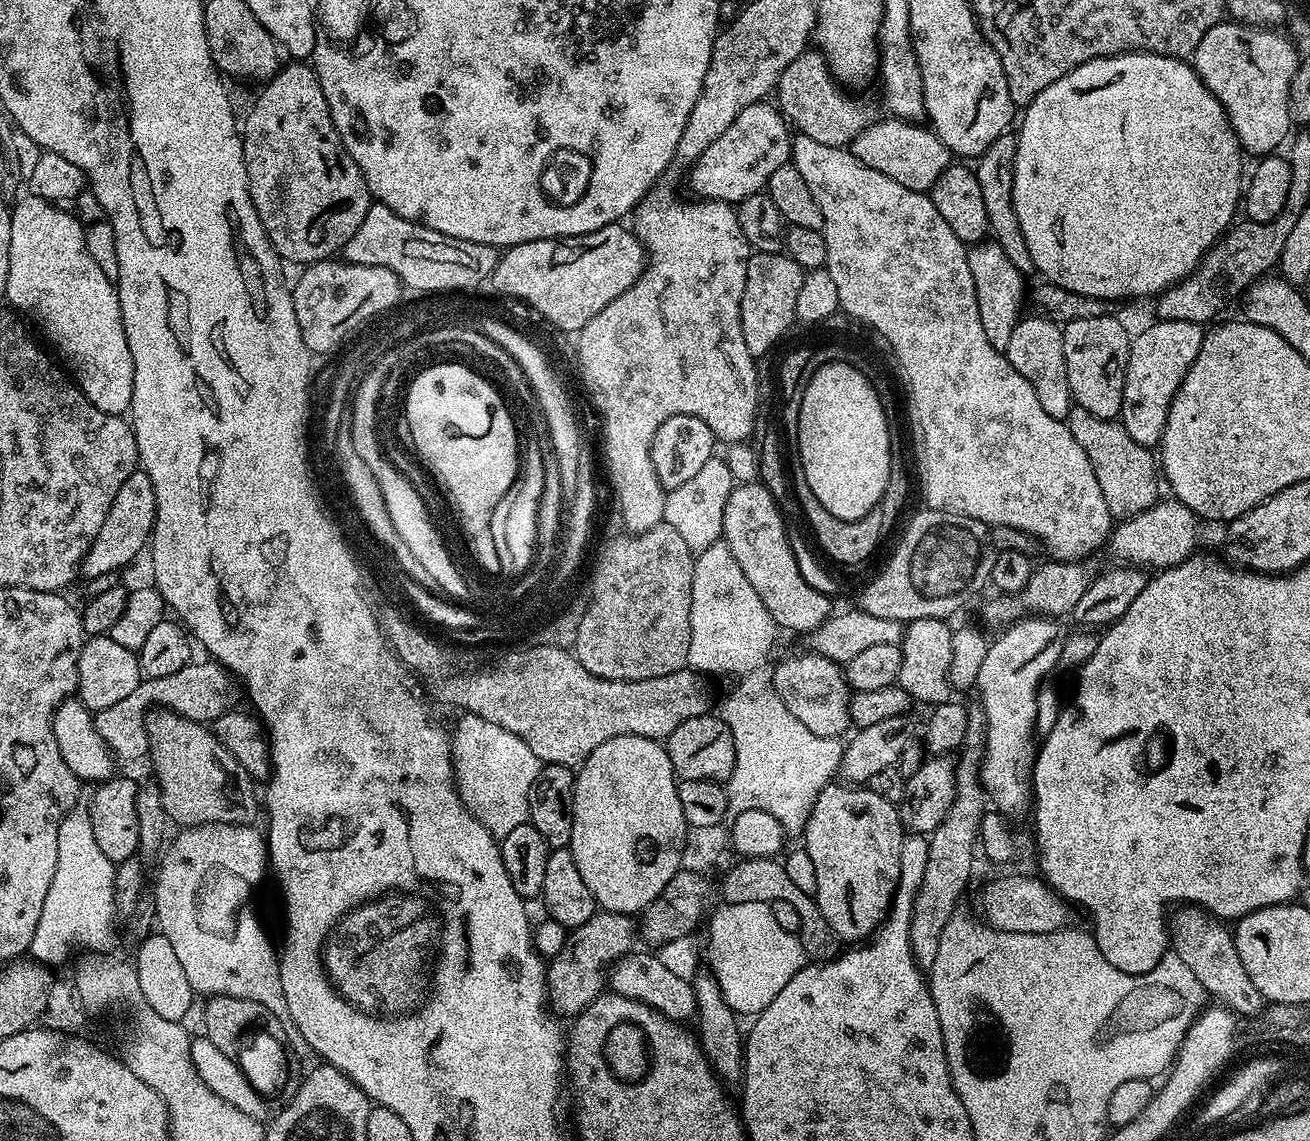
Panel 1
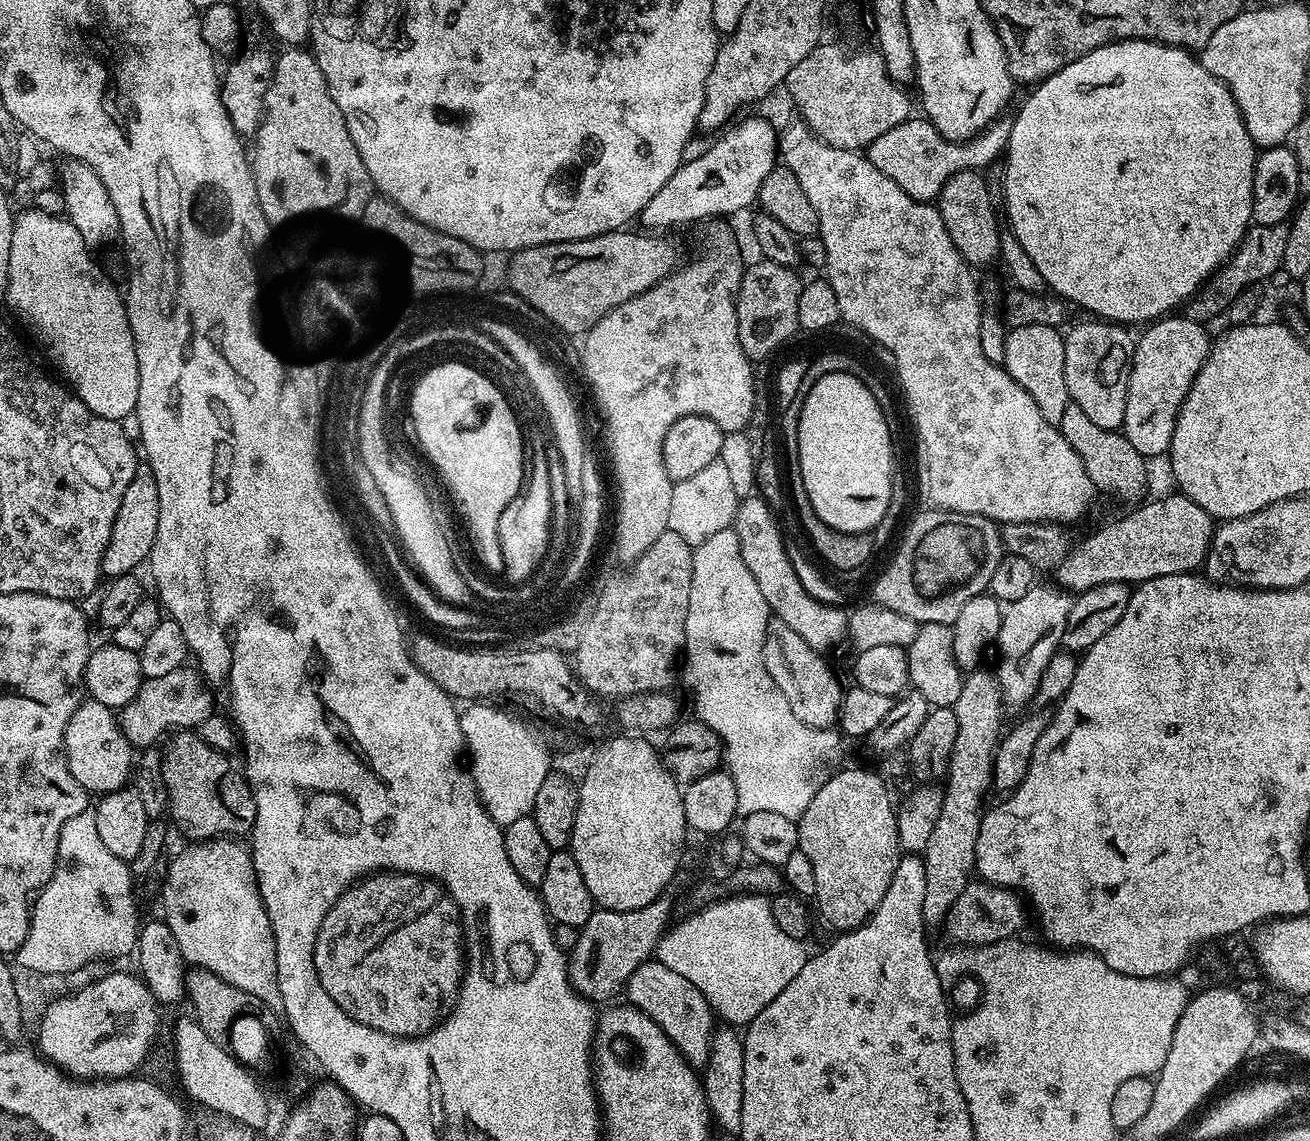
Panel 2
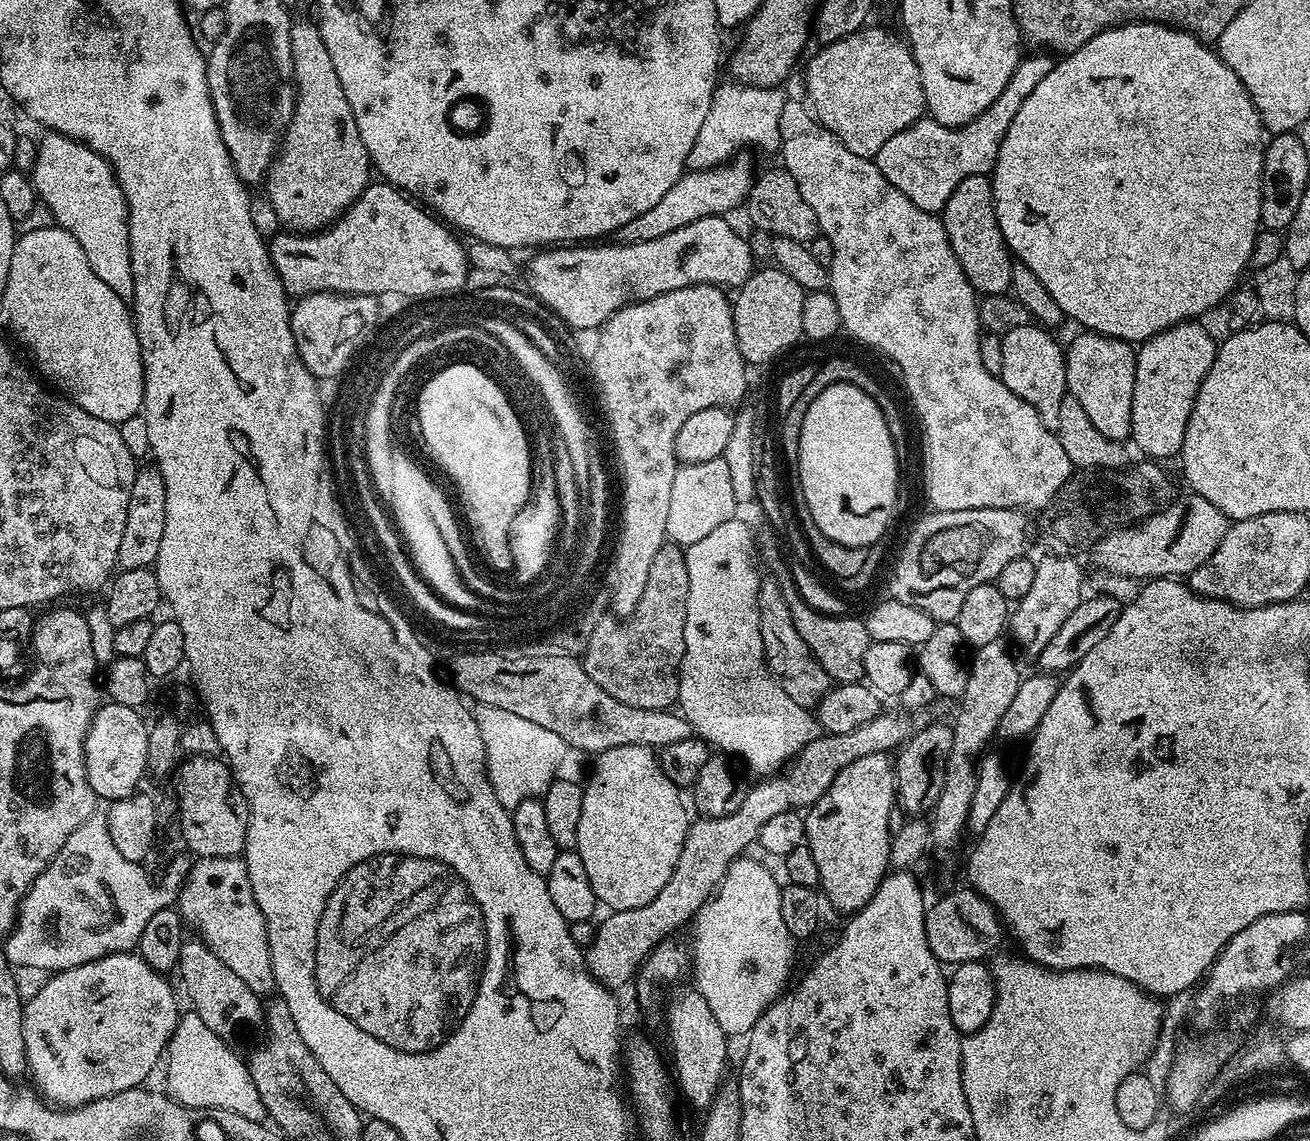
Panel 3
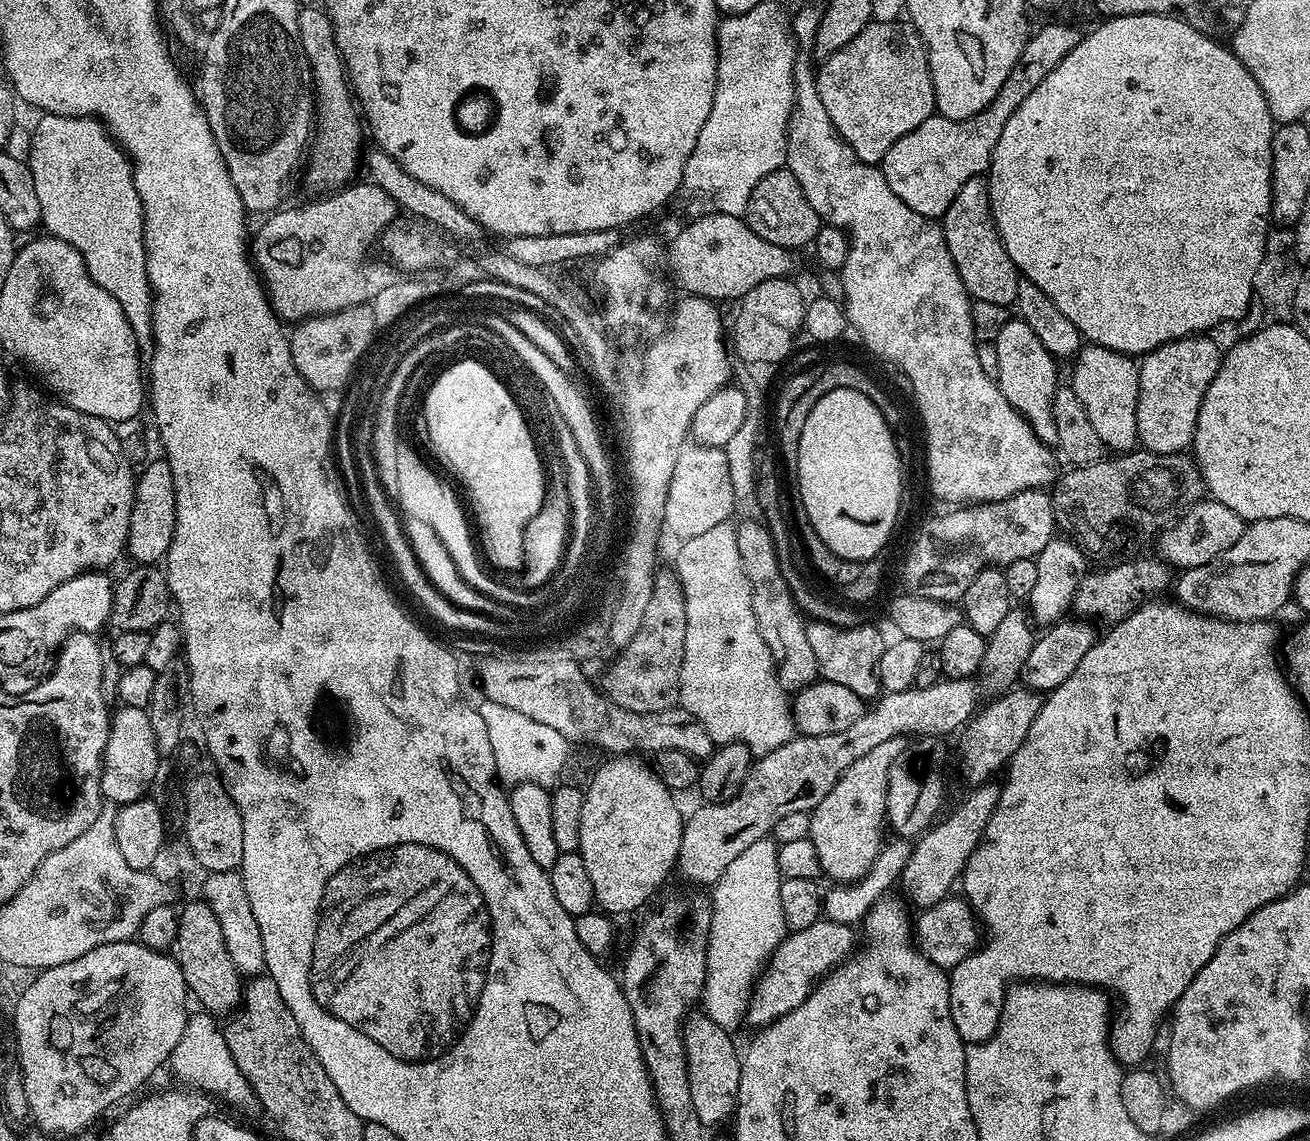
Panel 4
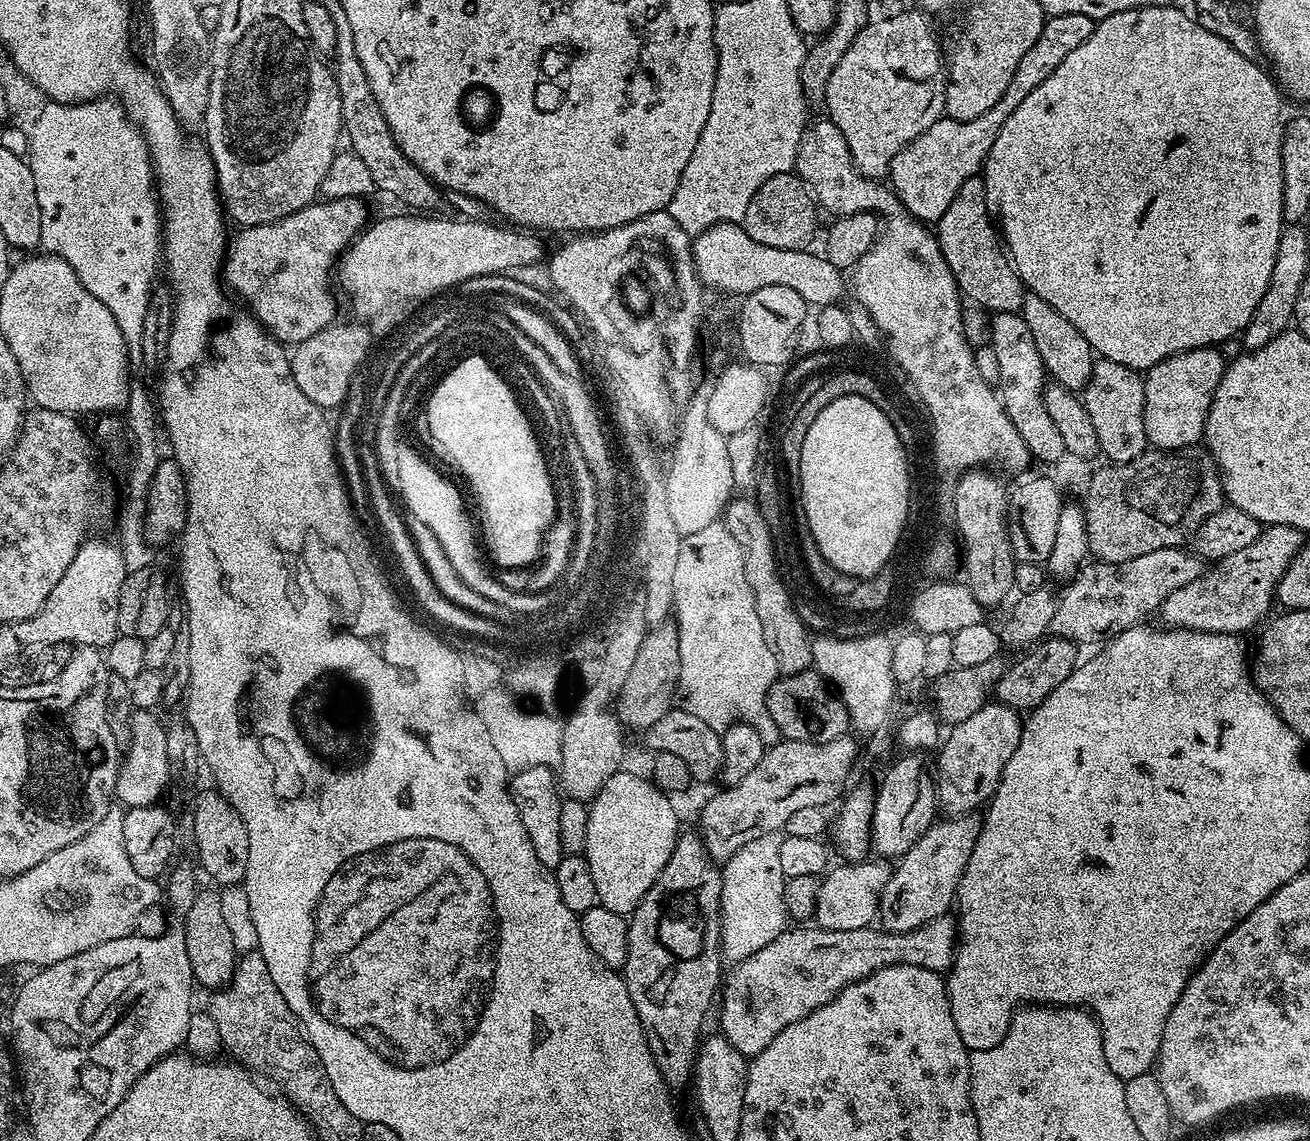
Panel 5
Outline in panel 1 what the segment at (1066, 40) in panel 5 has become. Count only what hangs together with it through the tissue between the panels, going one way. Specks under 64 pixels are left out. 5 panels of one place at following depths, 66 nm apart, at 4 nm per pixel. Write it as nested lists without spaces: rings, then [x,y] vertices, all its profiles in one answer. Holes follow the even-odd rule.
[[[895,118],[877,119],[869,128],[864,128],[852,139],[850,151],[870,170],[878,170],[878,174],[886,174],[886,178],[894,178],[906,190],[931,193],[934,182],[953,163],[954,157],[948,147],[936,137],[931,127],[923,123],[911,124],[908,120]]]

